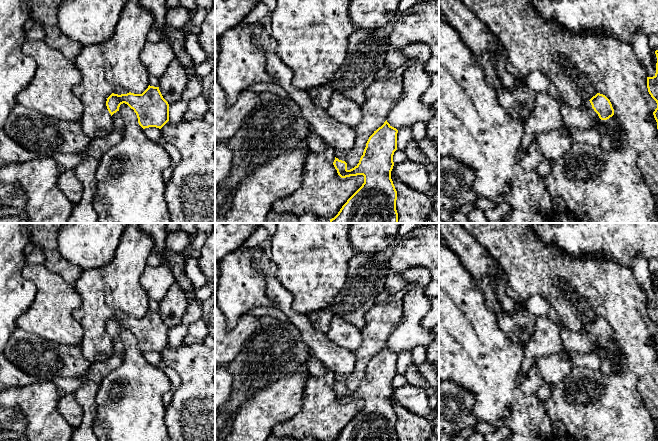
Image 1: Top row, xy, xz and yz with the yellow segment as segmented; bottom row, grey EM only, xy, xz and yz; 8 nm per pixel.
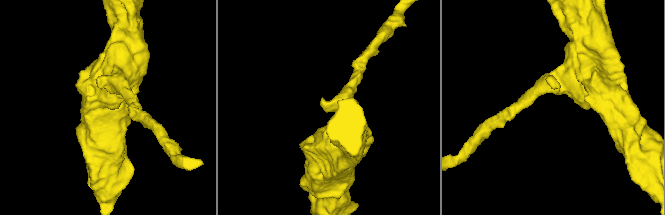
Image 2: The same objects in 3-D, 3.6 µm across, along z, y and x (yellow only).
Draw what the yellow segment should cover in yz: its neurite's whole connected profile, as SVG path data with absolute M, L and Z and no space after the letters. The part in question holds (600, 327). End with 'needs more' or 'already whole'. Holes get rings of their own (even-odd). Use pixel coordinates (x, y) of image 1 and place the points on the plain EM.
M597 317L590 324L584 325L581 332L573 331L565 326L560 328L562 347L566 351L578 353L597 352L602 344L614 339L610 324L603 318Z; needs more

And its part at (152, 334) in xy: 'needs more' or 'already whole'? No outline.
needs more

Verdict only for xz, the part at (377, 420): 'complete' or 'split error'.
split error

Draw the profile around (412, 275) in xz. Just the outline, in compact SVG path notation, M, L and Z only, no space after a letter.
M415 266L403 271L400 277L410 286L410 289L403 300L403 320L392 331L387 340L387 346L397 354L404 351L412 351L418 346L427 348L433 338L433 329L425 328L421 325L421 320L431 308L431 299L425 294L425 288L431 282L430 272L425 267Z

